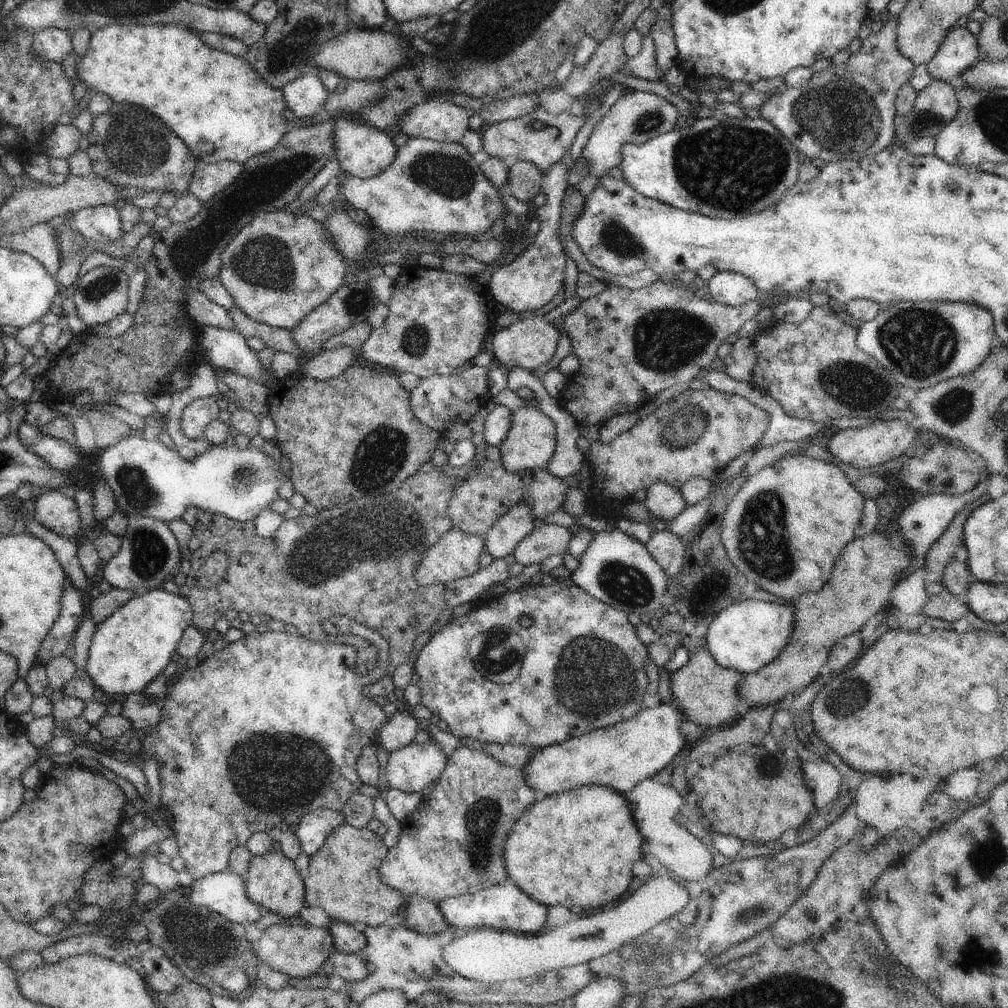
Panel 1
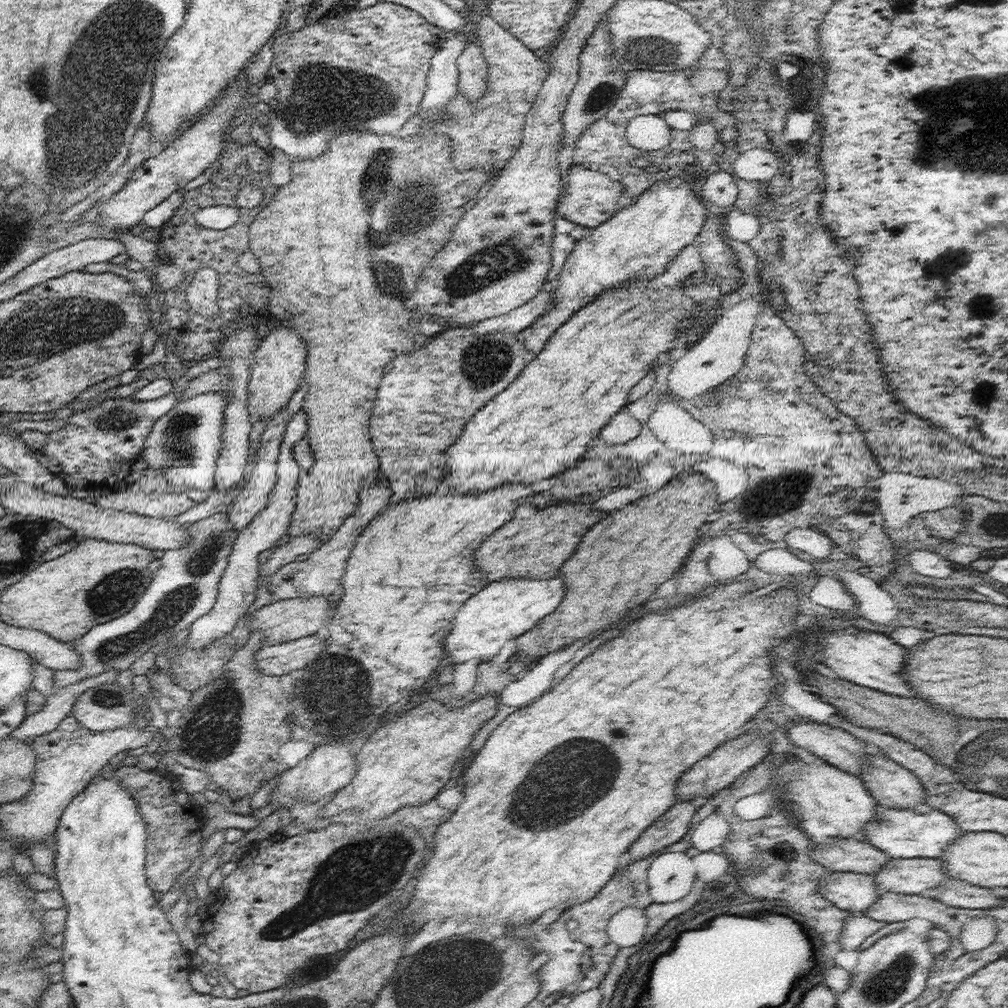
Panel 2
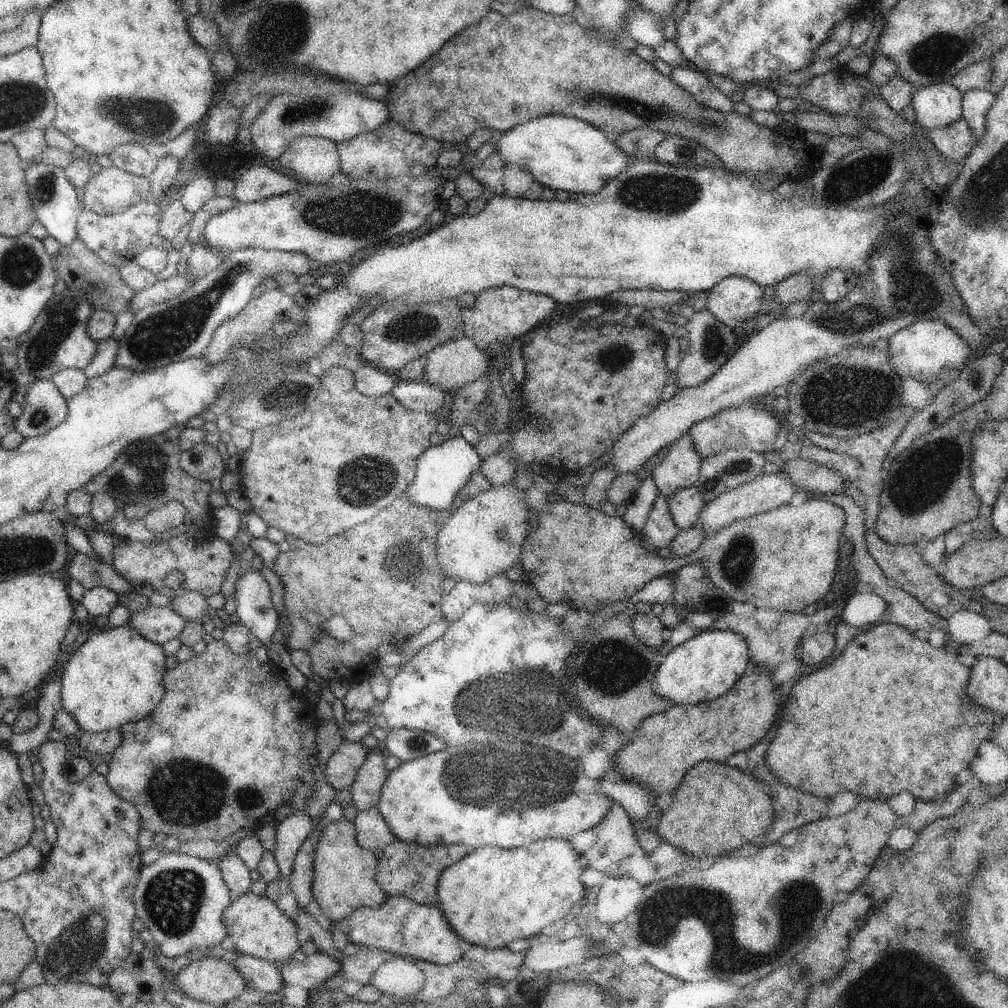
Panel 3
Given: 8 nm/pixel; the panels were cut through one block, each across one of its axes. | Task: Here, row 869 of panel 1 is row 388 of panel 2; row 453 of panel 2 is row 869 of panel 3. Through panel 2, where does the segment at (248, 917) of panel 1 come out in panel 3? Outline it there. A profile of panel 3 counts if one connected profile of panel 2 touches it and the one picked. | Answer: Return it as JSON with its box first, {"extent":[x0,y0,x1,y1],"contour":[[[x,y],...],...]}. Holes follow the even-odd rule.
{"extent":[134,851,232,959],"contour":[[[179,851],[160,854],[150,865],[142,867],[138,884],[134,892],[136,916],[142,920],[146,929],[152,934],[162,954],[175,959],[200,949],[214,948],[226,938],[226,926],[222,924],[222,915],[232,901],[230,889],[216,862],[198,858]]]}

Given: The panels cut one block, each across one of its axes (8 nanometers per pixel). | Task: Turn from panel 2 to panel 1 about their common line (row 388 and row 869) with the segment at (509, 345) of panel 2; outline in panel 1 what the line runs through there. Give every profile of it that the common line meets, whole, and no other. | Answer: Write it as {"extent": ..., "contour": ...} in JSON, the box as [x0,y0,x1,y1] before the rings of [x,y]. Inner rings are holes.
{"extent":[379,746,538,902],"contour":[[[460,746],[447,757],[444,772],[434,790],[400,821],[397,843],[388,849],[379,868],[380,880],[401,892],[409,901],[412,897],[440,902],[464,893],[477,893],[494,885],[508,882],[502,858],[502,844],[512,824],[538,799],[525,783],[521,768],[503,765],[482,749]]]}

